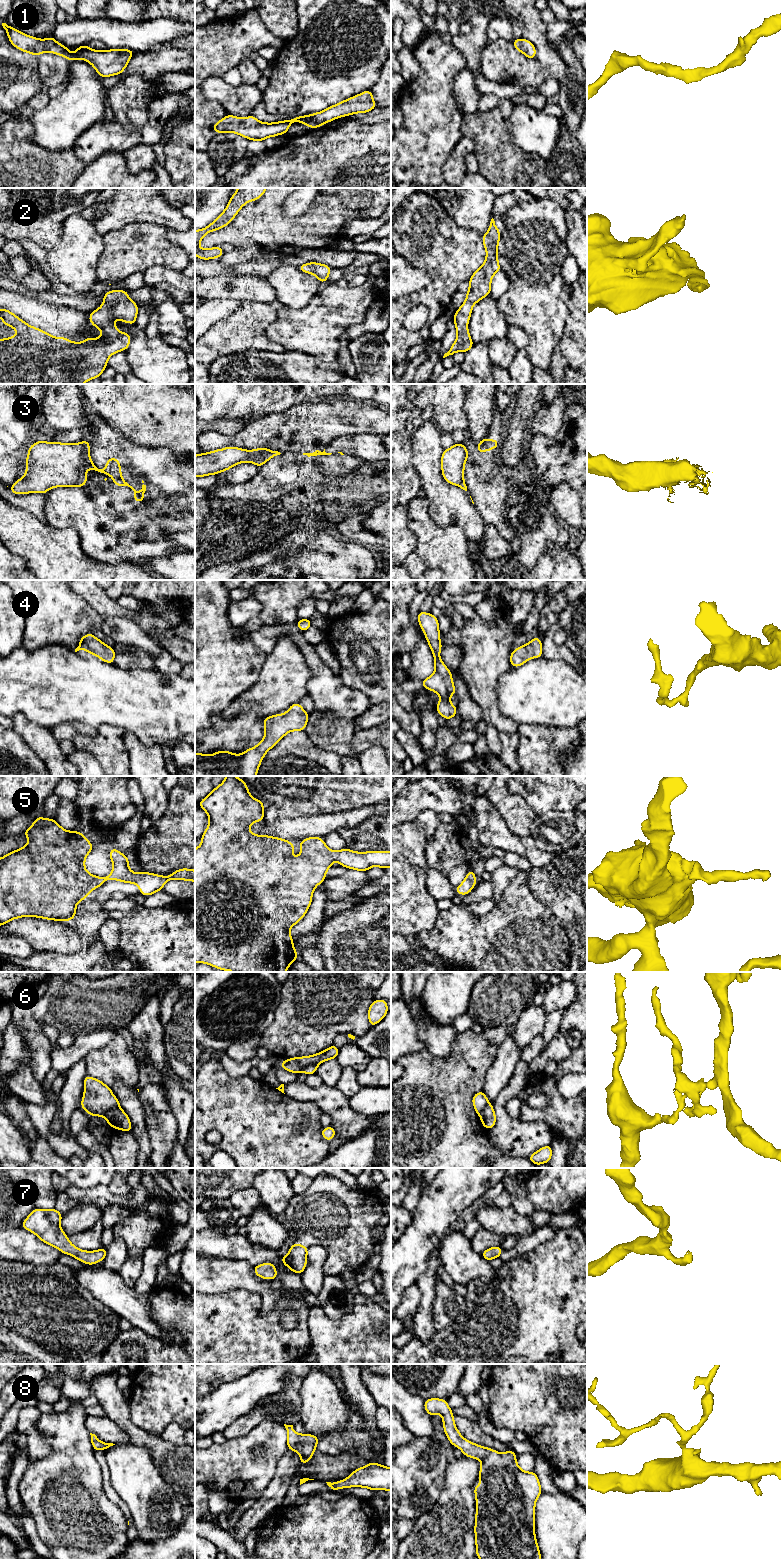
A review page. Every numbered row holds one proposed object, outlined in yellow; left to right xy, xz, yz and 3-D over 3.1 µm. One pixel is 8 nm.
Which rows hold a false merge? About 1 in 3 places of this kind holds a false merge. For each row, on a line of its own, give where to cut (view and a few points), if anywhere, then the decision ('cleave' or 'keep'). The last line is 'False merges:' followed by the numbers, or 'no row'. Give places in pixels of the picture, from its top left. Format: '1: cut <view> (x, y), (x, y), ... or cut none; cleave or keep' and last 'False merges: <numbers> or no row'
1: cut none; keep
2: cut none; keep
3: cut xz (271, 451), (247, 461); cleave
4: cut none; keep
5: cut none; keep
6: cut xz (318, 1063), (306, 1065), (301, 1070); cleave
7: cut none; keep
8: cut none; keep
False merges: 3, 6

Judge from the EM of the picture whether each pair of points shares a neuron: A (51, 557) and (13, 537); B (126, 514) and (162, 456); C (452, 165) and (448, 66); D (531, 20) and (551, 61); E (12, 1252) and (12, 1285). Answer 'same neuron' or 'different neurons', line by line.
A: same neuron
B: different neurons
C: different neurons
D: same neuron
E: different neurons

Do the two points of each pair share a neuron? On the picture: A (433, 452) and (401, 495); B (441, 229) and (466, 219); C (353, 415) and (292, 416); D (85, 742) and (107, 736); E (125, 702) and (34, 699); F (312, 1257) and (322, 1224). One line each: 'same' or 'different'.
A: different
B: different
C: same
D: same
E: same
F: different

